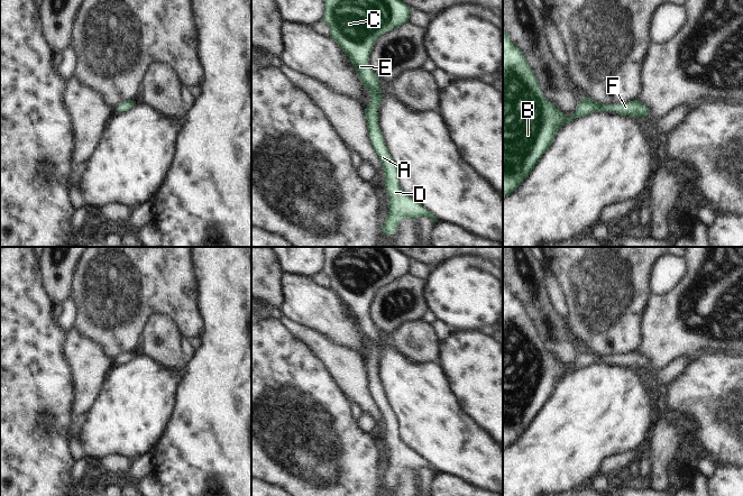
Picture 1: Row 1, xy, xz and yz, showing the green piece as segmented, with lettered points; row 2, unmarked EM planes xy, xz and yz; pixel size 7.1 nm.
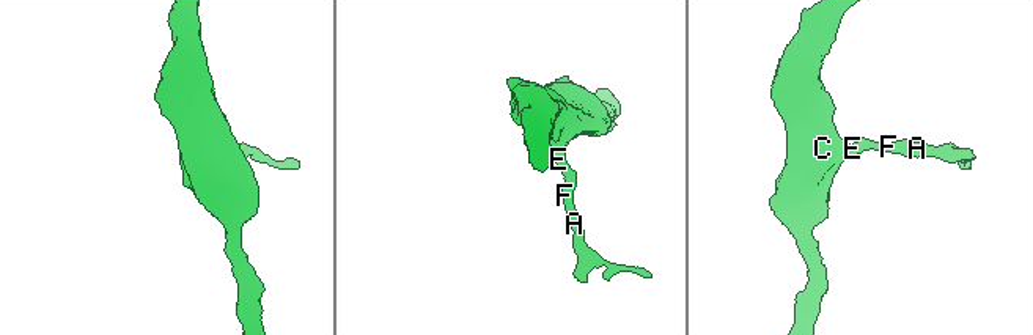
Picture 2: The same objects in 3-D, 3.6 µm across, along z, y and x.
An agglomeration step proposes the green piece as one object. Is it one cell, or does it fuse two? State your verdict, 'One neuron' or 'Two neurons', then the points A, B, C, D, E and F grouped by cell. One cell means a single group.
One neuron. Groups: A B C D E F

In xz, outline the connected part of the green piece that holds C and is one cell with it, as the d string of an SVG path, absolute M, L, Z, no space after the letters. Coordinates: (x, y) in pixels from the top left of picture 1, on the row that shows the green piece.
M324 0L324 21L330 28L330 37L340 46L340 48L348 55L351 64L355 66L361 82L369 90L369 107L365 109L367 119L367 128L369 130L369 139L374 150L384 167L385 190L388 194L388 214L383 224L382 232L391 236L396 229L397 224L405 218L416 220L420 217L428 217L433 222L437 218L413 198L406 194L398 184L398 169L395 162L388 153L385 139L379 129L377 109L382 101L382 88L379 85L378 76L368 66L368 57L376 39L400 27L409 21L411 8L401 0Z

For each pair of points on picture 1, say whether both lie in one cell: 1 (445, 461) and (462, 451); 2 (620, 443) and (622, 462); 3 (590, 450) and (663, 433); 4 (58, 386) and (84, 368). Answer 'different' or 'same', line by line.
1: same
2: different
3: different
4: different

